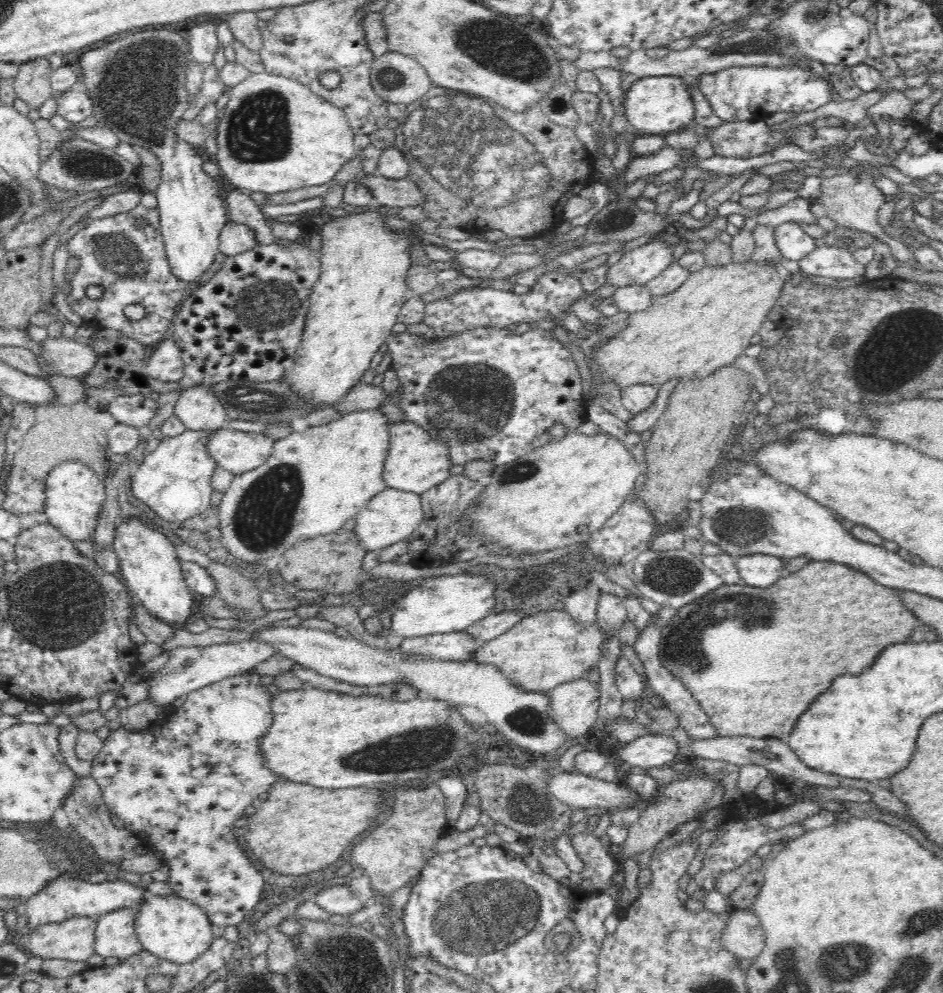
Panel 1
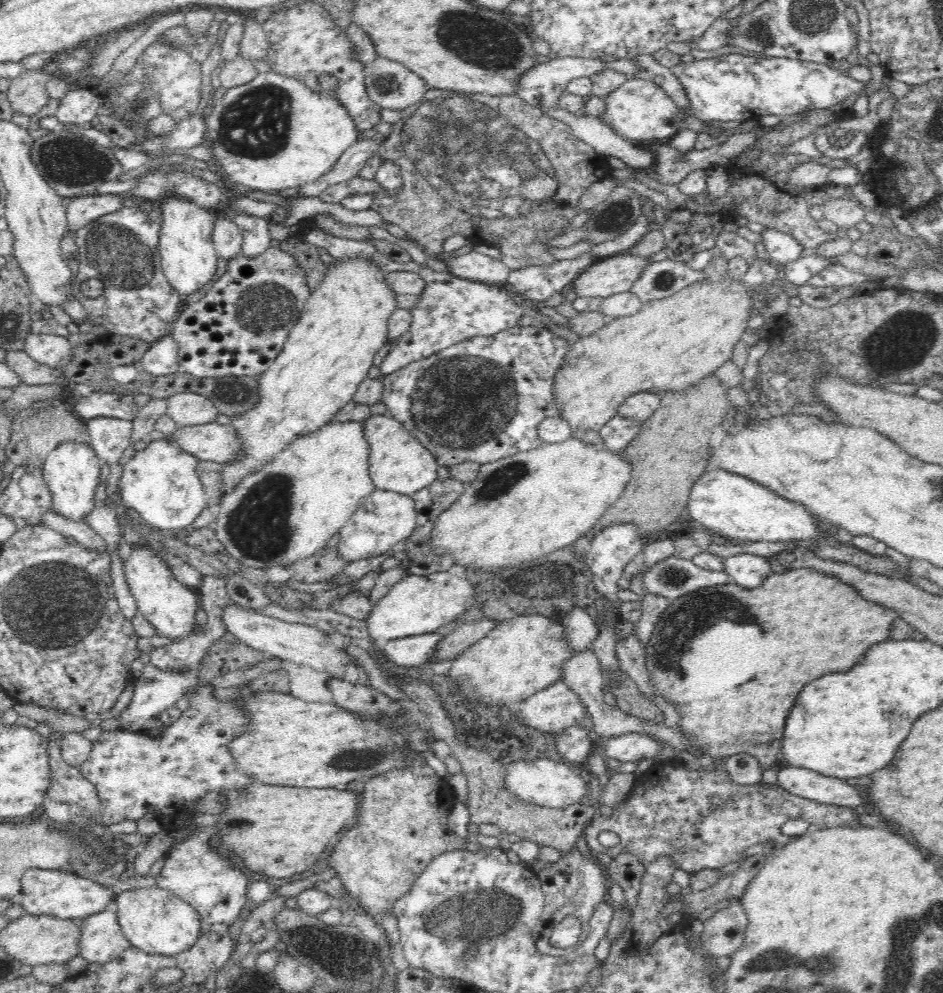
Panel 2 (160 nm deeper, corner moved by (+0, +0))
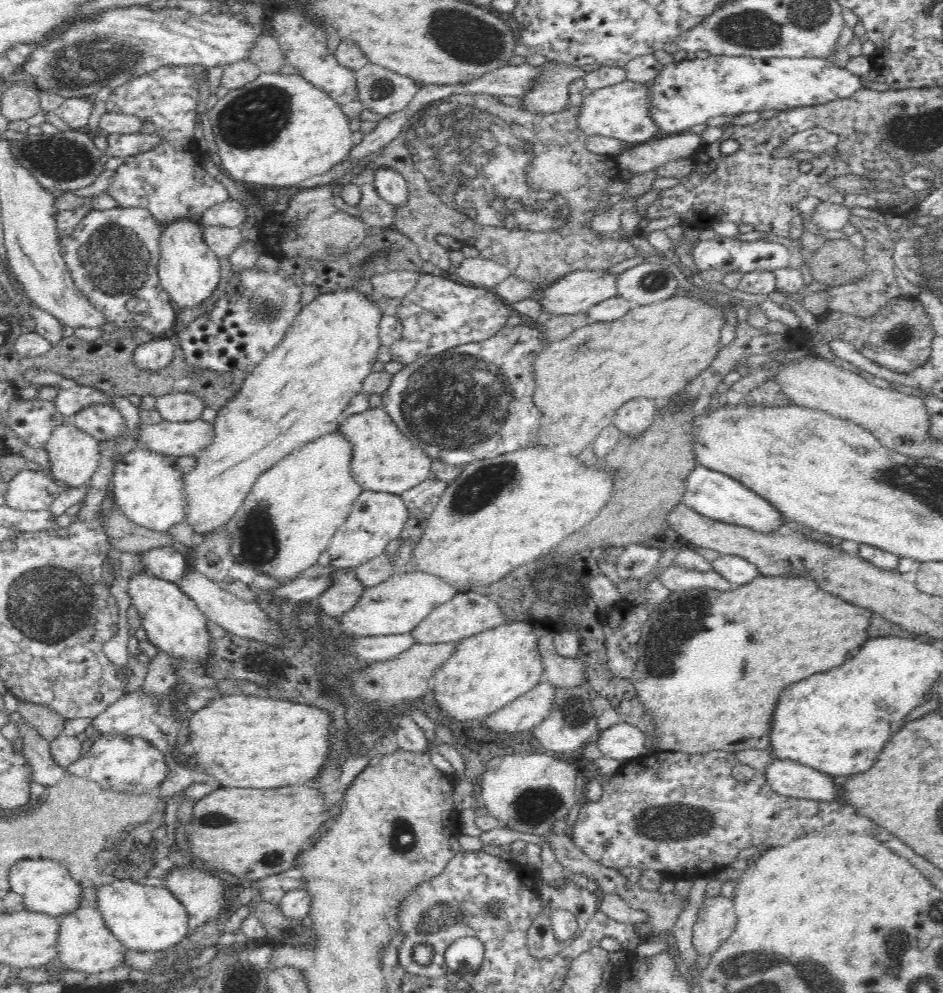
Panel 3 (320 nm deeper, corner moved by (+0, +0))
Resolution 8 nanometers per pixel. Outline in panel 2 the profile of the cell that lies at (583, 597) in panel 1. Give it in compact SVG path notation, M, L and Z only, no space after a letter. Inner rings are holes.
M574 608L562 620L566 629L568 647L576 653L591 649L591 645L599 636L596 621L583 609Z

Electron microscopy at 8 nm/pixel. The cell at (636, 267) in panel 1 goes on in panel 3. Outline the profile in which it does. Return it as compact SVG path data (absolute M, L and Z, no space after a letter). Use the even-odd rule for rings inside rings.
M578 270L571 272L554 283L547 284L542 288L542 298L538 300L543 312L562 316L562 314L580 314L600 302L618 296L617 276L607 273L607 270Z

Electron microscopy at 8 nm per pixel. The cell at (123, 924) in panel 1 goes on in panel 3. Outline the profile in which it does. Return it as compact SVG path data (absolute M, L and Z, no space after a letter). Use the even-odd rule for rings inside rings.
M96 885L84 886L84 906L57 917L60 921L57 958L65 970L85 972L86 975L108 972L108 970L114 970L114 968L122 966L128 950L127 946L124 946L105 925L103 916L97 909L95 890Z

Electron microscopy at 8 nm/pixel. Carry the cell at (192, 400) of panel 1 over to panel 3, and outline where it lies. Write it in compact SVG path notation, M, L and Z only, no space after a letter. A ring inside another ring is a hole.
M177 392L157 396L158 412L164 421L190 422L201 418L205 402L195 394Z

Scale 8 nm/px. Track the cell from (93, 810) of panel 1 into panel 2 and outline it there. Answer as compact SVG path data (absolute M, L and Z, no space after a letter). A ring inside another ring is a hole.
M48 740L50 790L52 800L78 804L90 812L100 810L101 798L96 788L82 776L78 767L68 764L61 755L60 741Z

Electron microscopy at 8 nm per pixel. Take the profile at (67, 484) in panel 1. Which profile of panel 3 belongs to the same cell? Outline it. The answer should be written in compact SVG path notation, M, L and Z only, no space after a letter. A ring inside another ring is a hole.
M71 420L54 427L50 440L44 448L49 454L51 463L50 476L53 477L58 486L66 486L66 490L82 486L82 484L86 485L94 471L97 470L101 457L98 440L87 432L80 430Z

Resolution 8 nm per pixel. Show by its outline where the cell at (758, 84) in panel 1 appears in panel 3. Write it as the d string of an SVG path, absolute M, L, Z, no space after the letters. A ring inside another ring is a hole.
M746 56L689 57L682 62L674 61L664 65L658 78L647 84L652 93L651 119L658 125L659 132L688 132L695 124L704 124L714 116L771 108L780 112L788 108L827 104L849 98L864 88L859 76L833 63L822 58L759 60Z

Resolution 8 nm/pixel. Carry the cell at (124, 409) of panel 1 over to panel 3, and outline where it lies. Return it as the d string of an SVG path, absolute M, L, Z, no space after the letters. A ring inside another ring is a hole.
M67 383L58 387L57 396L52 401L67 420L70 420L76 412L85 406L100 403L111 405L111 398L107 393L94 387L75 383Z

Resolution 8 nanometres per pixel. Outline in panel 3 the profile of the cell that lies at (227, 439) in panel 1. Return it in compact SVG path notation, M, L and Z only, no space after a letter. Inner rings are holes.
M203 419L190 422L140 423L136 447L164 455L188 456L205 449L214 436L213 426Z

